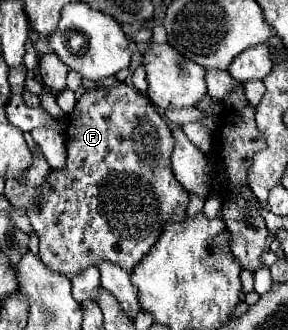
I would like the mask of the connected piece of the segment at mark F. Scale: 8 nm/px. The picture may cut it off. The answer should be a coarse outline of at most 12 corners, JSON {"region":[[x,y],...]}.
{"region":[[127,83],[83,93],[27,213],[45,265],[131,271],[189,193]]}

